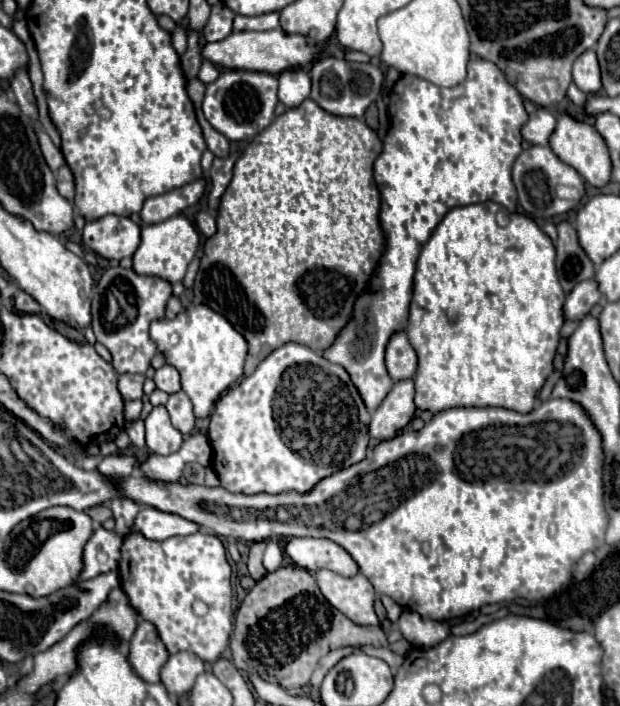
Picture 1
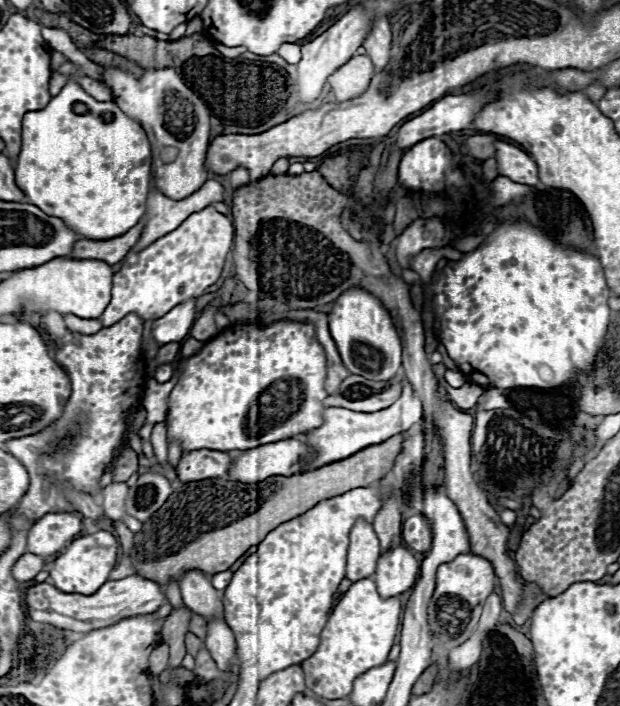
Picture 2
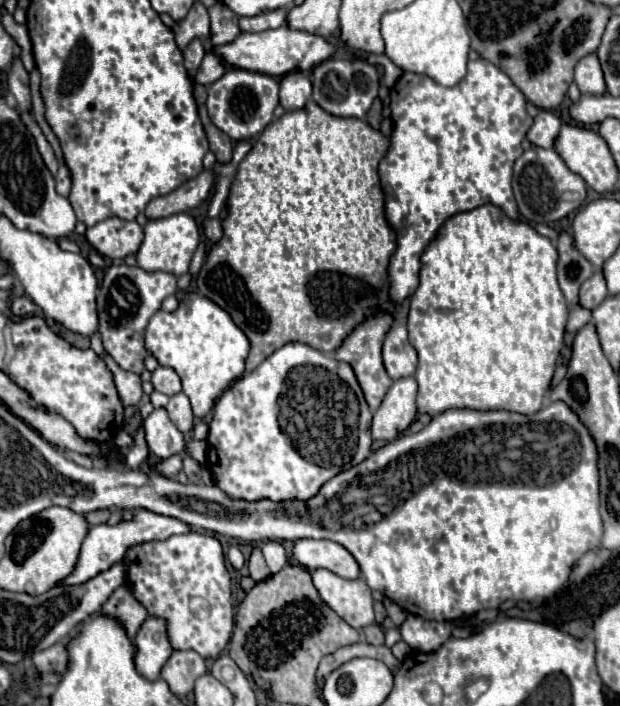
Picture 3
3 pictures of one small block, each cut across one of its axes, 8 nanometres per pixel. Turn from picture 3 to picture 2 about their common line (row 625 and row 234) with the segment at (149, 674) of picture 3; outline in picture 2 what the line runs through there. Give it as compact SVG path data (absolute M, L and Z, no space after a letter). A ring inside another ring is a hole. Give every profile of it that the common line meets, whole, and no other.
M156 188L150 190L148 196L148 210L146 210L146 228L136 242L134 250L142 250L148 244L152 244L156 238L166 236L174 228L178 228L190 214L200 212L210 202L205 191L196 191L188 198L172 200L164 194L160 194Z

